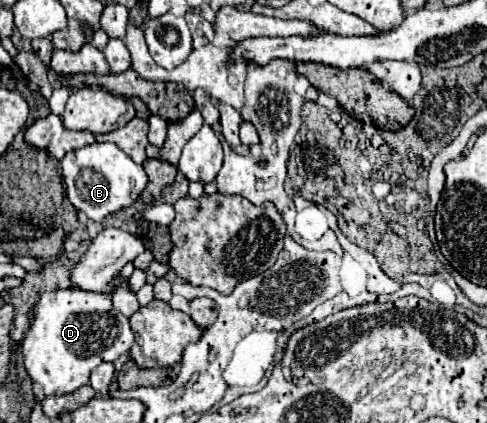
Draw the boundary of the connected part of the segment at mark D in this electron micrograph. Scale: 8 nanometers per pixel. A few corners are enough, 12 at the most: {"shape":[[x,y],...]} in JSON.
{"shape":[[108,292],[40,294],[20,346],[50,394],[130,350]]}

